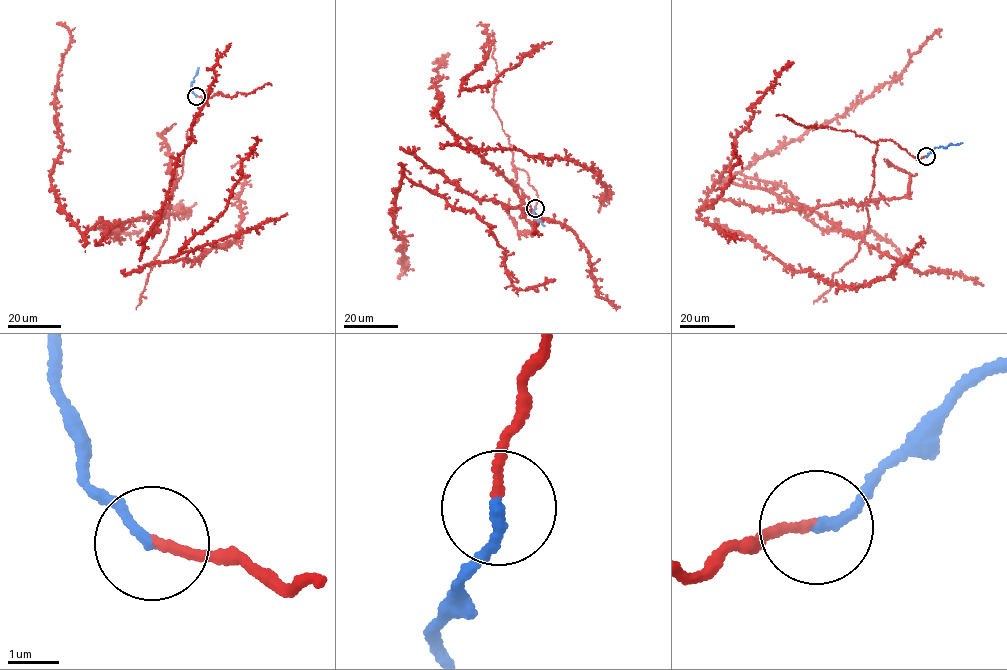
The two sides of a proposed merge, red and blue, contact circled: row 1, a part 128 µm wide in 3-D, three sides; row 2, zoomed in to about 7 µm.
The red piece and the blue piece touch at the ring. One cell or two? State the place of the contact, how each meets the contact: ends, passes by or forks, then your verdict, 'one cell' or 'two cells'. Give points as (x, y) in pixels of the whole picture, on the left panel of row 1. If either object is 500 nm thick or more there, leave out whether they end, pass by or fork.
place (196, 96); red ends; blue ends; two cells

